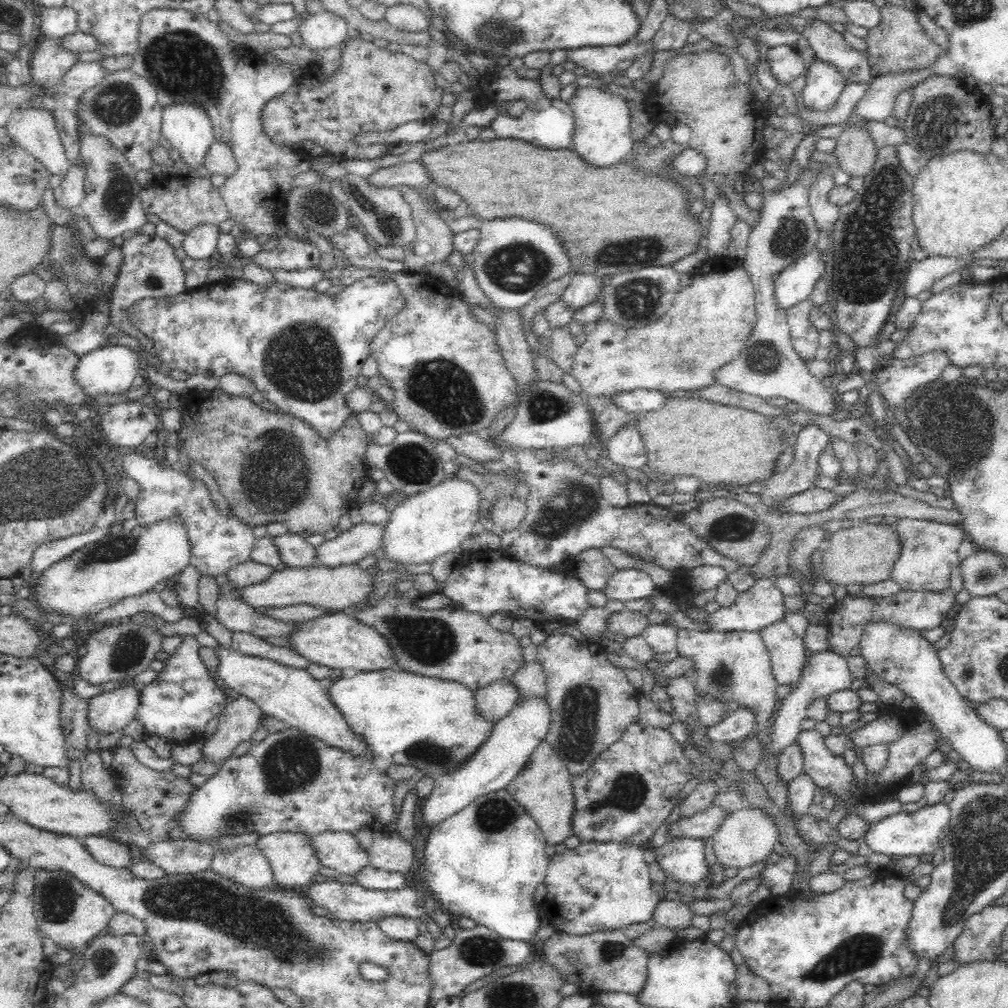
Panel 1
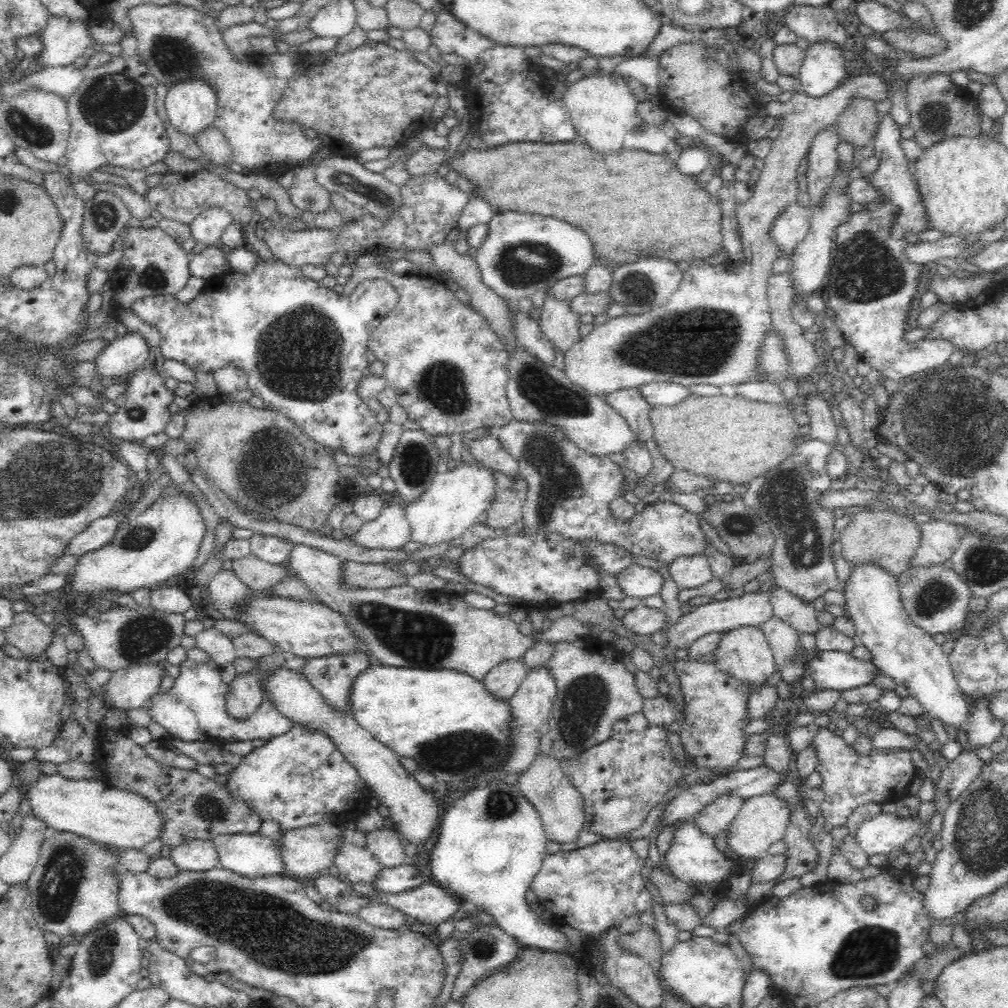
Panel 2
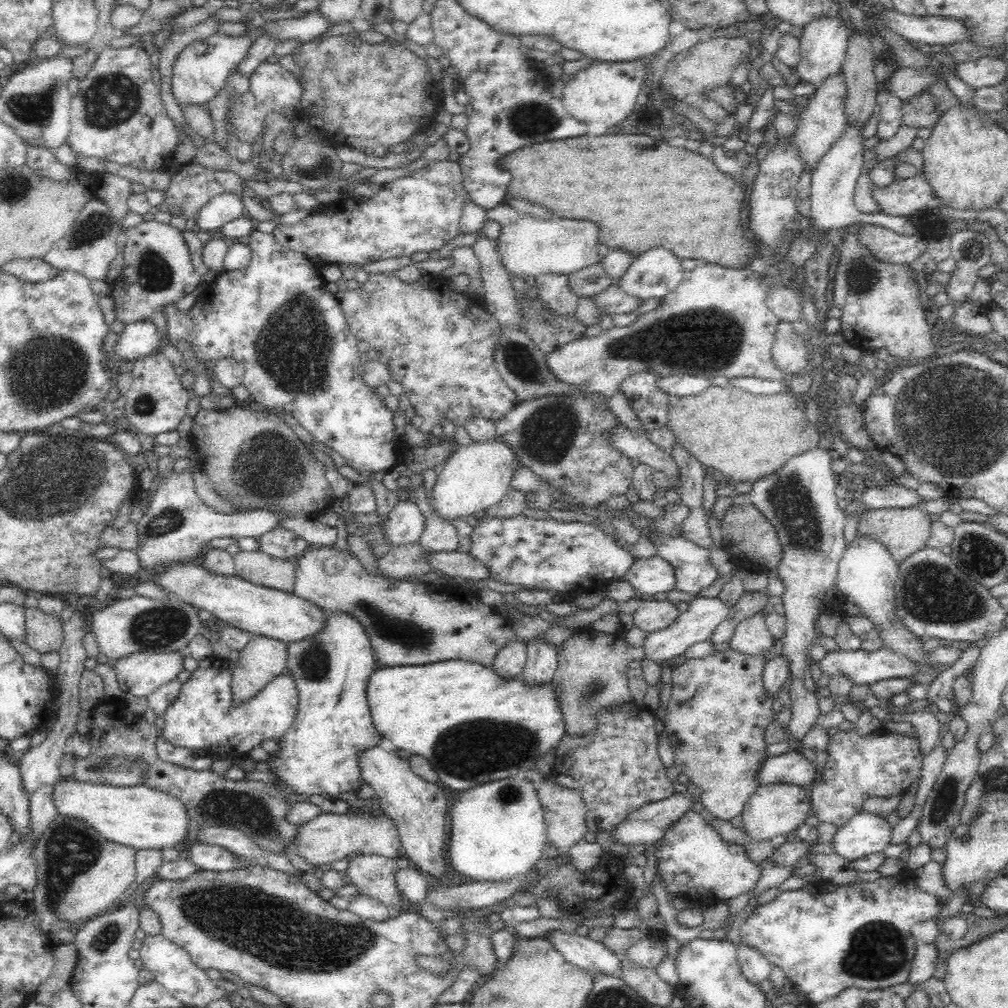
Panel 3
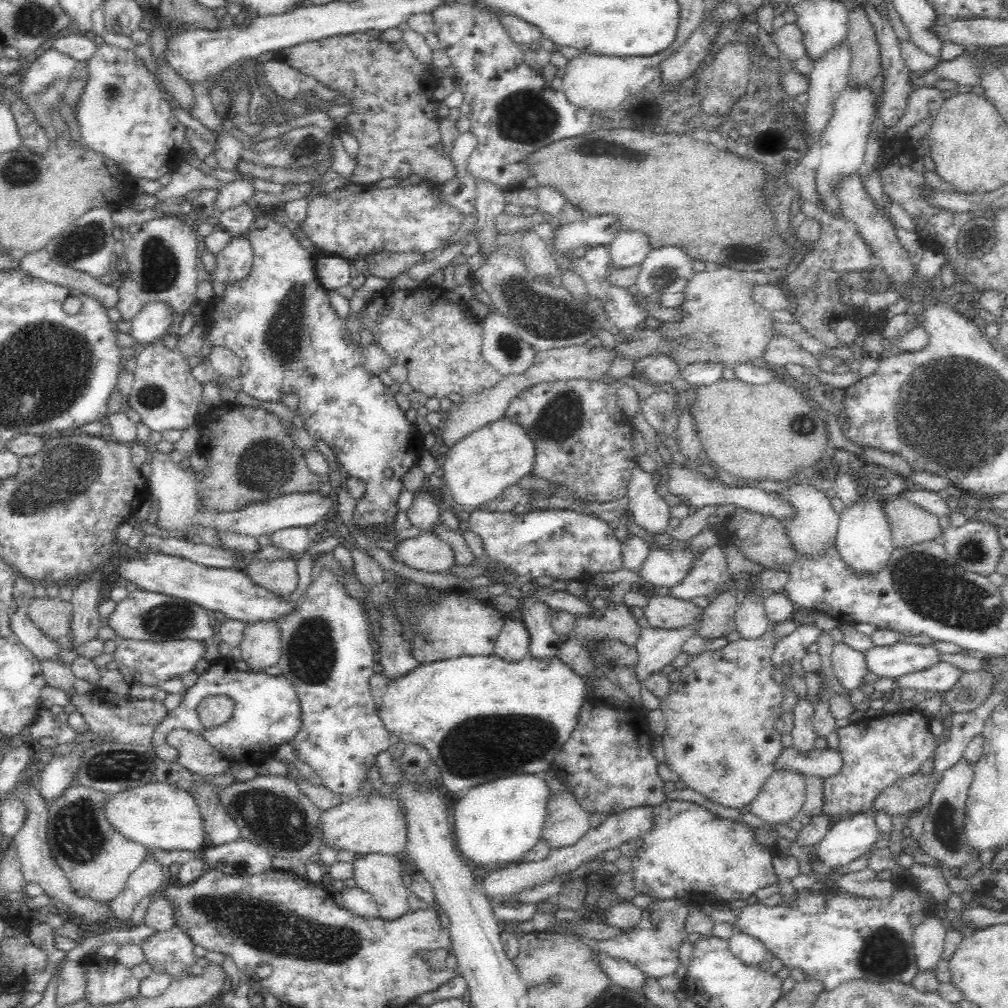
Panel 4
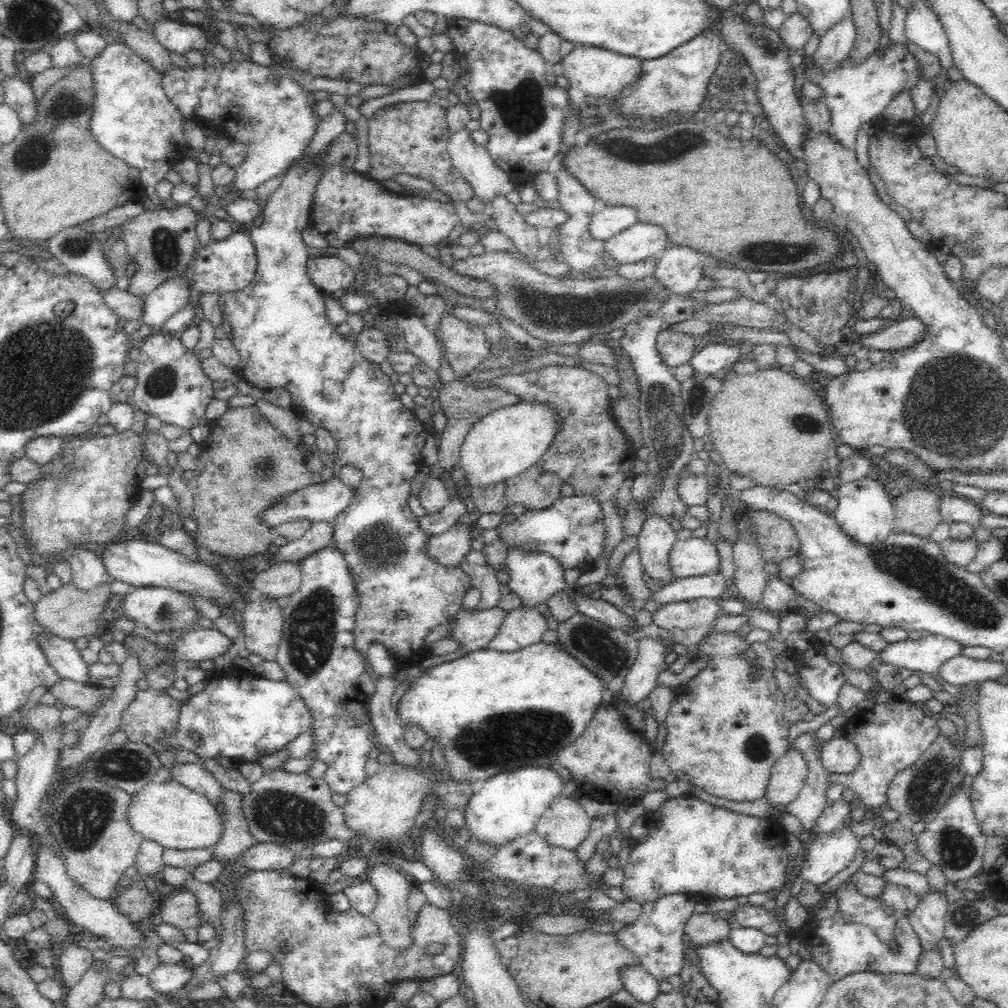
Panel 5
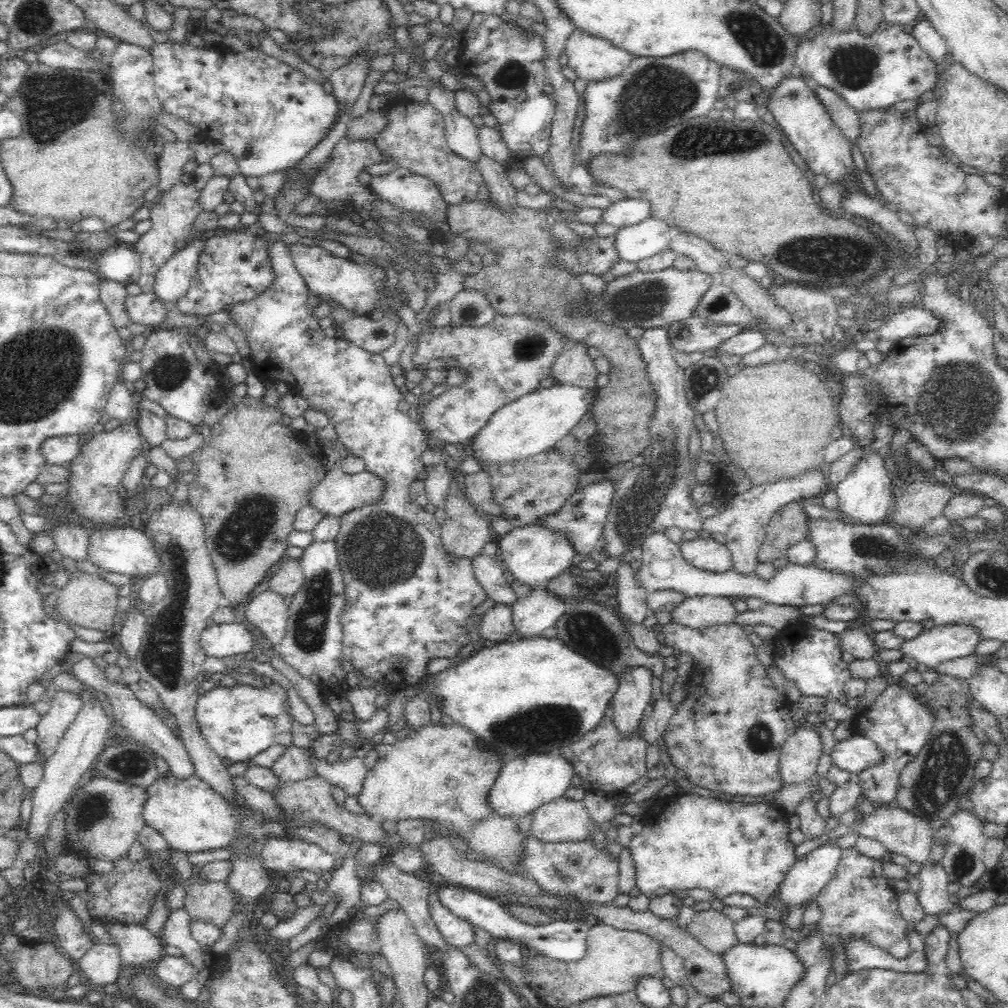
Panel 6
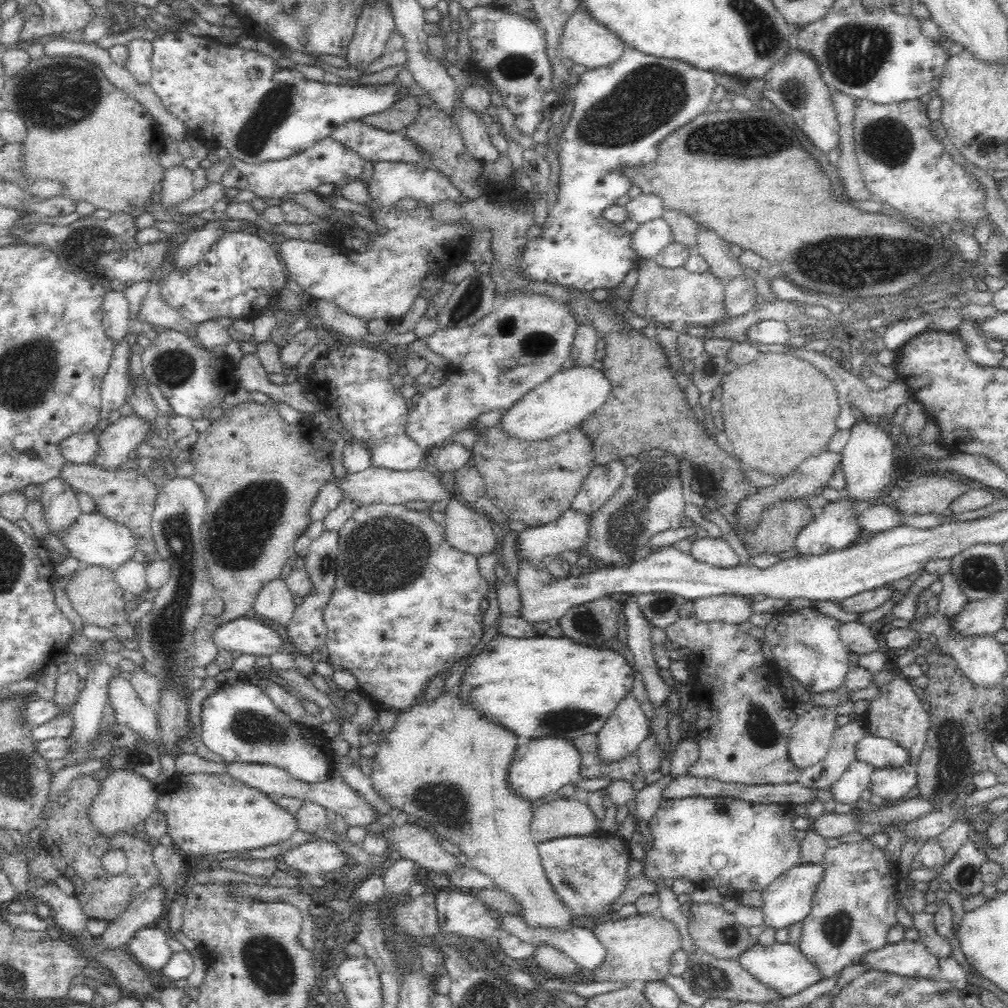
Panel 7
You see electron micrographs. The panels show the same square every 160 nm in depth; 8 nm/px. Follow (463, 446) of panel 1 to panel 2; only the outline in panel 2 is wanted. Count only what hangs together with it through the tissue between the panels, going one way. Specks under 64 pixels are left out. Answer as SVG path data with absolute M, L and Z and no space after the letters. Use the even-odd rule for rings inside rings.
M479 436L470 444L469 451L475 462L481 463L507 477L520 473L518 462L504 451L497 436Z

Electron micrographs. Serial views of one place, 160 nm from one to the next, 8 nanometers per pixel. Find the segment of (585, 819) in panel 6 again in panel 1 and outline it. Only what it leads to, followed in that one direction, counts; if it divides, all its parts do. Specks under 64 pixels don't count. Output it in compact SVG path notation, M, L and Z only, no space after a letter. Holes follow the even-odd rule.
M544 738L528 758L526 766L506 788L512 798L536 821L546 842L550 844L563 843L565 838L572 835L571 818L575 800L571 777L554 747Z

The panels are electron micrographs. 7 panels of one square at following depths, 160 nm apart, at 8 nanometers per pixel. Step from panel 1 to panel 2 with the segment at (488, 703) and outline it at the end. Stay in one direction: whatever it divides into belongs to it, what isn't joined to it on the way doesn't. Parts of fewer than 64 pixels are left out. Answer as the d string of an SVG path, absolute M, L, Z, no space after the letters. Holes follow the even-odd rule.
M523 659L507 660L497 664L482 681L493 697L508 701L515 695L527 674Z

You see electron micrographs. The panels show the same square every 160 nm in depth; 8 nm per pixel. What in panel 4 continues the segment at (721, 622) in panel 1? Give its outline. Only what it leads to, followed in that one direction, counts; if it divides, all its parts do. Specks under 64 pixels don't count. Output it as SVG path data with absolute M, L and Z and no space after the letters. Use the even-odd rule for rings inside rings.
M650 626L642 628L640 638L634 644L638 653L635 666L636 680L643 684L651 674L668 670L670 662L683 652L683 644L695 634L696 630L698 628L695 626L688 626L682 630L662 630Z

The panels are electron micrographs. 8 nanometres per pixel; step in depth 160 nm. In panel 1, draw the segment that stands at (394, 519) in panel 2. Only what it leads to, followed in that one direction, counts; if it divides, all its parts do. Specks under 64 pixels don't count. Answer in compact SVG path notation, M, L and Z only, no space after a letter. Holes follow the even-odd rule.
M385 524L353 525L348 530L339 531L337 537L325 540L315 547L316 563L314 566L330 567L356 563L369 554L372 555L382 546Z

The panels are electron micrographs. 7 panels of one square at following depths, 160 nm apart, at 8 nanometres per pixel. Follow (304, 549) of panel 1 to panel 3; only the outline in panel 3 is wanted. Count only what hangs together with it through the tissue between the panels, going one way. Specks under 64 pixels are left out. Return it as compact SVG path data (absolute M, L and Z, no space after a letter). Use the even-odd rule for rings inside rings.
M309 547L295 561L295 584L293 594L317 604L327 613L349 613L367 632L368 640L382 665L416 666L445 660L473 661L492 666L496 653L510 641L516 641L512 621L505 614L498 614L496 608L476 602L472 594L472 604L466 600L467 590L459 585L435 585L407 581L391 581L380 575L370 574L357 556L347 550L334 547Z

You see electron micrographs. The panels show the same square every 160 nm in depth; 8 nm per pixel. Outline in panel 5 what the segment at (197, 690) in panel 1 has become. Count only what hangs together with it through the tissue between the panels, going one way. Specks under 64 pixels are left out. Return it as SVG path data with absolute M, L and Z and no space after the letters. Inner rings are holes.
M227 676L226 678L220 678L218 680L212 680L206 684L204 690L196 693L194 696L189 697L188 700L185 700L181 703L180 710L180 720L178 720L179 726L177 734L174 737L166 738L164 740L165 743L168 741L168 745L170 747L175 747L176 745L180 745L180 747L186 750L192 750L197 754L199 758L220 758L220 757L229 757L232 758L240 758L242 762L253 762L256 763L262 756L269 755L273 752L276 752L286 744L290 744L292 740L296 737L300 736L304 730L308 730L311 728L313 724L313 718L309 708L305 705L305 702L302 700L302 697L293 689L293 687L288 682L276 682L275 680L268 680L267 678L262 678L260 676L253 676L252 678L231 678Z

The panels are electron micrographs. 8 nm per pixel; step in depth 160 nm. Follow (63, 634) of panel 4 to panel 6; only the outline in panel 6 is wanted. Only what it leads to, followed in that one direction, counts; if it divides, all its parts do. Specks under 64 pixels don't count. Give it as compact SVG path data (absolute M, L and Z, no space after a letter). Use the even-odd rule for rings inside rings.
M83 571L74 574L62 589L57 590L58 600L52 614L59 619L66 620L72 627L80 625L107 632L114 626L114 616L119 611L118 587L109 584L98 574L89 574Z

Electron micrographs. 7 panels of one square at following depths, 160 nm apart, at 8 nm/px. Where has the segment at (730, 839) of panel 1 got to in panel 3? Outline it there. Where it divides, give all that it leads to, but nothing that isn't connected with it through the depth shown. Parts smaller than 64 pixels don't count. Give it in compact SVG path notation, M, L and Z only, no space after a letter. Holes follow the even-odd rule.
M770 783L759 785L744 804L741 812L742 830L746 834L747 842L761 842L771 840L775 836L786 835L803 824L812 814L811 791L797 784Z

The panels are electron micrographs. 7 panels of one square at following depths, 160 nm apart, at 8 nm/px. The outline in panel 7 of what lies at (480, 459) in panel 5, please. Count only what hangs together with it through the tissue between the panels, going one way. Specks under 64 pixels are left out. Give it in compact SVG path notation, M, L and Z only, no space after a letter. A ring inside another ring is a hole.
M597 364L574 365L550 375L503 413L500 421L504 429L521 440L546 440L581 423L602 406L612 392L612 381L603 370L594 368Z

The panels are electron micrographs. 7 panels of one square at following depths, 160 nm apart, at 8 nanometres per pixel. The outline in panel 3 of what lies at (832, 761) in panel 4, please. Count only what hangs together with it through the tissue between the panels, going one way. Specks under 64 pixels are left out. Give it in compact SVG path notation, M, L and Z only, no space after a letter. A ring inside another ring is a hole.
M792 748L778 756L764 760L758 770L758 784L774 783L797 784L807 790L810 780L816 774L816 765L808 761L800 749Z

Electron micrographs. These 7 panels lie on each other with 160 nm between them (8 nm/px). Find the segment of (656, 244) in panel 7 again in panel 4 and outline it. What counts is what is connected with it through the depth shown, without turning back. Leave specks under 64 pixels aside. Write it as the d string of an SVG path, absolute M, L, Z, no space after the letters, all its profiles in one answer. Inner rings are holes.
M622 229L607 246L613 266L626 268L641 264L654 250L646 231Z

